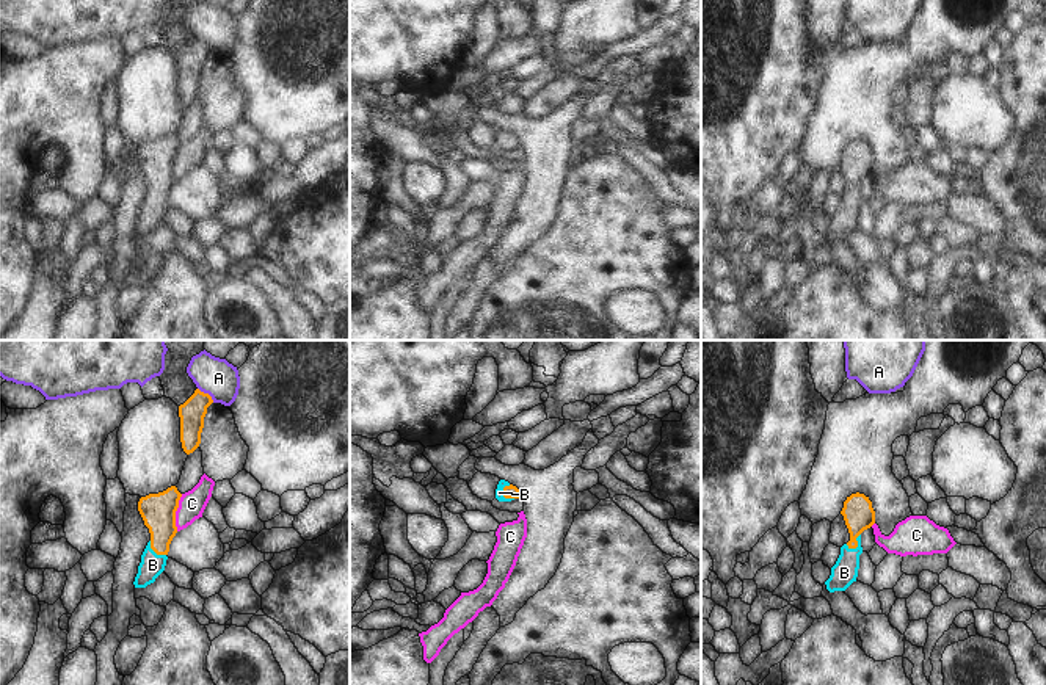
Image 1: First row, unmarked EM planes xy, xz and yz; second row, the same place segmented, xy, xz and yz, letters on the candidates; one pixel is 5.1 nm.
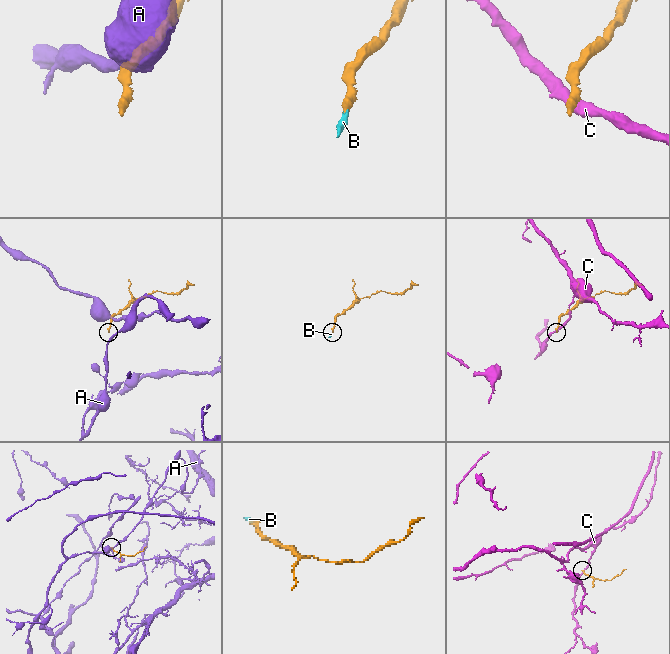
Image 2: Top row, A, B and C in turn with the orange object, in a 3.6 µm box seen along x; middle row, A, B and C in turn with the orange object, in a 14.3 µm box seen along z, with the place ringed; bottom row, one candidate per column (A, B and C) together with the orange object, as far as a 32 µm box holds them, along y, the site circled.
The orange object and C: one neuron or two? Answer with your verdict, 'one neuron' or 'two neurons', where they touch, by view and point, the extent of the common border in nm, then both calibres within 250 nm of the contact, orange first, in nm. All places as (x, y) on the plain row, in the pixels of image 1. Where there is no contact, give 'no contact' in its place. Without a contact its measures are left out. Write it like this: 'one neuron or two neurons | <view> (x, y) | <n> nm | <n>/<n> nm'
two neurons | xy (174, 162) | 190 nm | 180/140 nm

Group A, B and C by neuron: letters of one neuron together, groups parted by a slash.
A / B / C

